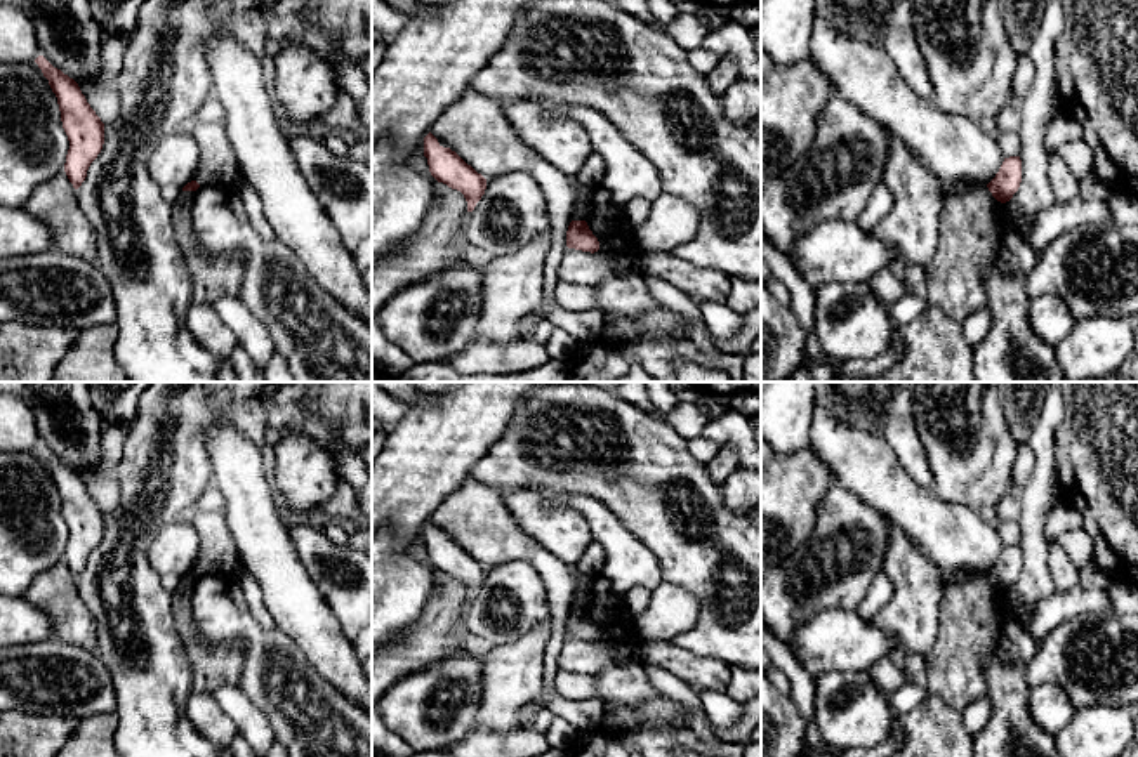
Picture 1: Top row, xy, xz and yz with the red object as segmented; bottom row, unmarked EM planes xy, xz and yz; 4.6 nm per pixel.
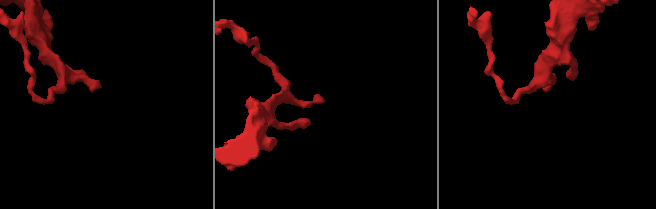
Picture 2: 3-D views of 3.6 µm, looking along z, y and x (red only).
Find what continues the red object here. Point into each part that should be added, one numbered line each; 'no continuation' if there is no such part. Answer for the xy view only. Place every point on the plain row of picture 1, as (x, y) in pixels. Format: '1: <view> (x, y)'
no continuation

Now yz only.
no continuation

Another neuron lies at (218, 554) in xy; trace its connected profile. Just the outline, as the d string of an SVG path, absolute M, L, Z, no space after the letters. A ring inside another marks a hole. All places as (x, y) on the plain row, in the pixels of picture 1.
M191 512L189 521L198 531L200 549L195 569L200 575L238 575L240 559L231 531L228 530L226 512Z

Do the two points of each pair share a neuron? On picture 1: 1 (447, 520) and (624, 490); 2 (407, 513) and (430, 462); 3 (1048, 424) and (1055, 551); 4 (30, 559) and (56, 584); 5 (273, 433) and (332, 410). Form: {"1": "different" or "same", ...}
{"1": "different", "2": "same", "3": "different", "4": "different", "5": "same"}

